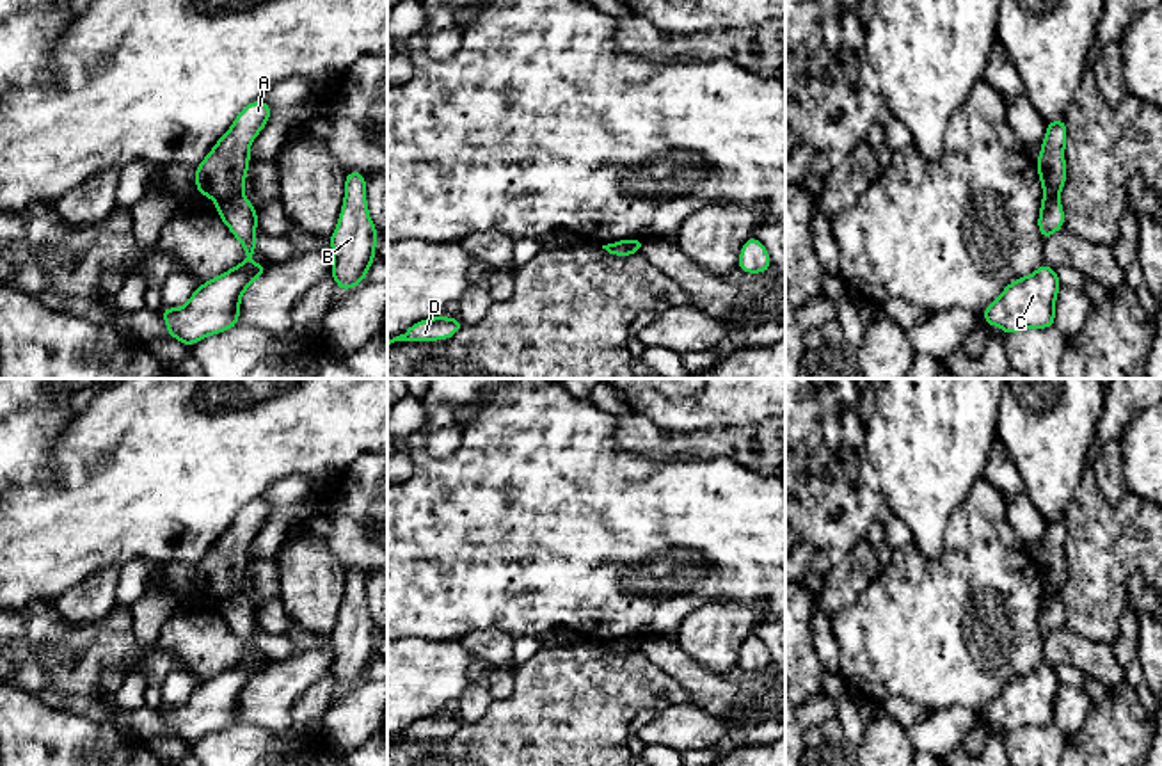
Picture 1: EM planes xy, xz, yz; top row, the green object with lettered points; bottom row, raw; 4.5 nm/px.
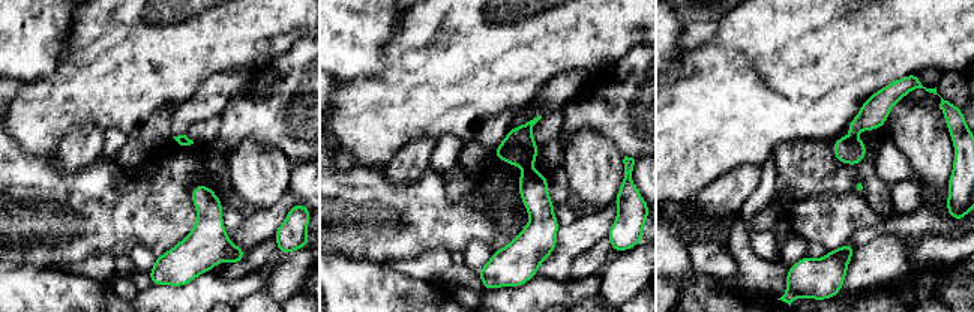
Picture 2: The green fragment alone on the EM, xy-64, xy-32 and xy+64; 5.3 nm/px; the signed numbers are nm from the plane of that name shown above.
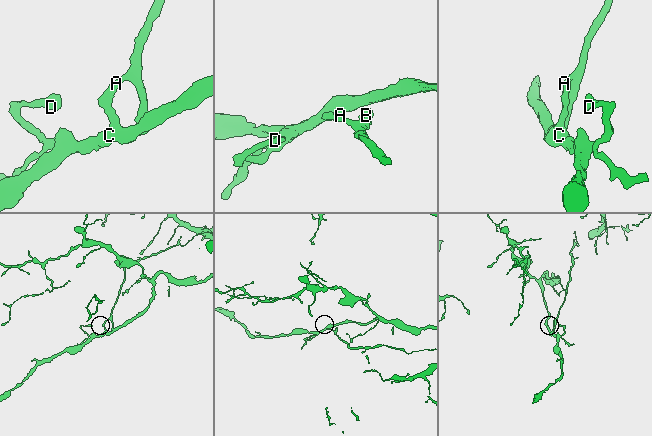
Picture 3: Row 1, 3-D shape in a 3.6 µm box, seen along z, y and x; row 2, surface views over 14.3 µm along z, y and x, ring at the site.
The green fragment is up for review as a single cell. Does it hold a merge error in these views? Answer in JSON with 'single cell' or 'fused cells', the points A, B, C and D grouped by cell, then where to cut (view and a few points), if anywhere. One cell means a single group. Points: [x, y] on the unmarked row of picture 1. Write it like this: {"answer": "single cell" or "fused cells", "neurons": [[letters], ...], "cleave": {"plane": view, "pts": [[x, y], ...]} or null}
{"answer": "fused cells", "neurons": [["A", "B"], ["C", "D"]], "cleave": {"plane": "xy", "pts": [[240, 590], [217, 601]]}}

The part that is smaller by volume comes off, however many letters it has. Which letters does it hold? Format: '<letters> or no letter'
A, B

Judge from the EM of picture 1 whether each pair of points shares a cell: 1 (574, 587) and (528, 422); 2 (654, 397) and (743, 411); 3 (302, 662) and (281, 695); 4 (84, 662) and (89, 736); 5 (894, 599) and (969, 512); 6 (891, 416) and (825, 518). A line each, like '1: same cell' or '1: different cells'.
1: same cell
2: same cell
3: same cell
4: different cells
5: same cell
6: different cells

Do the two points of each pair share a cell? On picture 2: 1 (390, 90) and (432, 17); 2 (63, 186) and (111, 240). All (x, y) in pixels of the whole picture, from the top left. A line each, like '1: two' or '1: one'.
1: one
2: one

